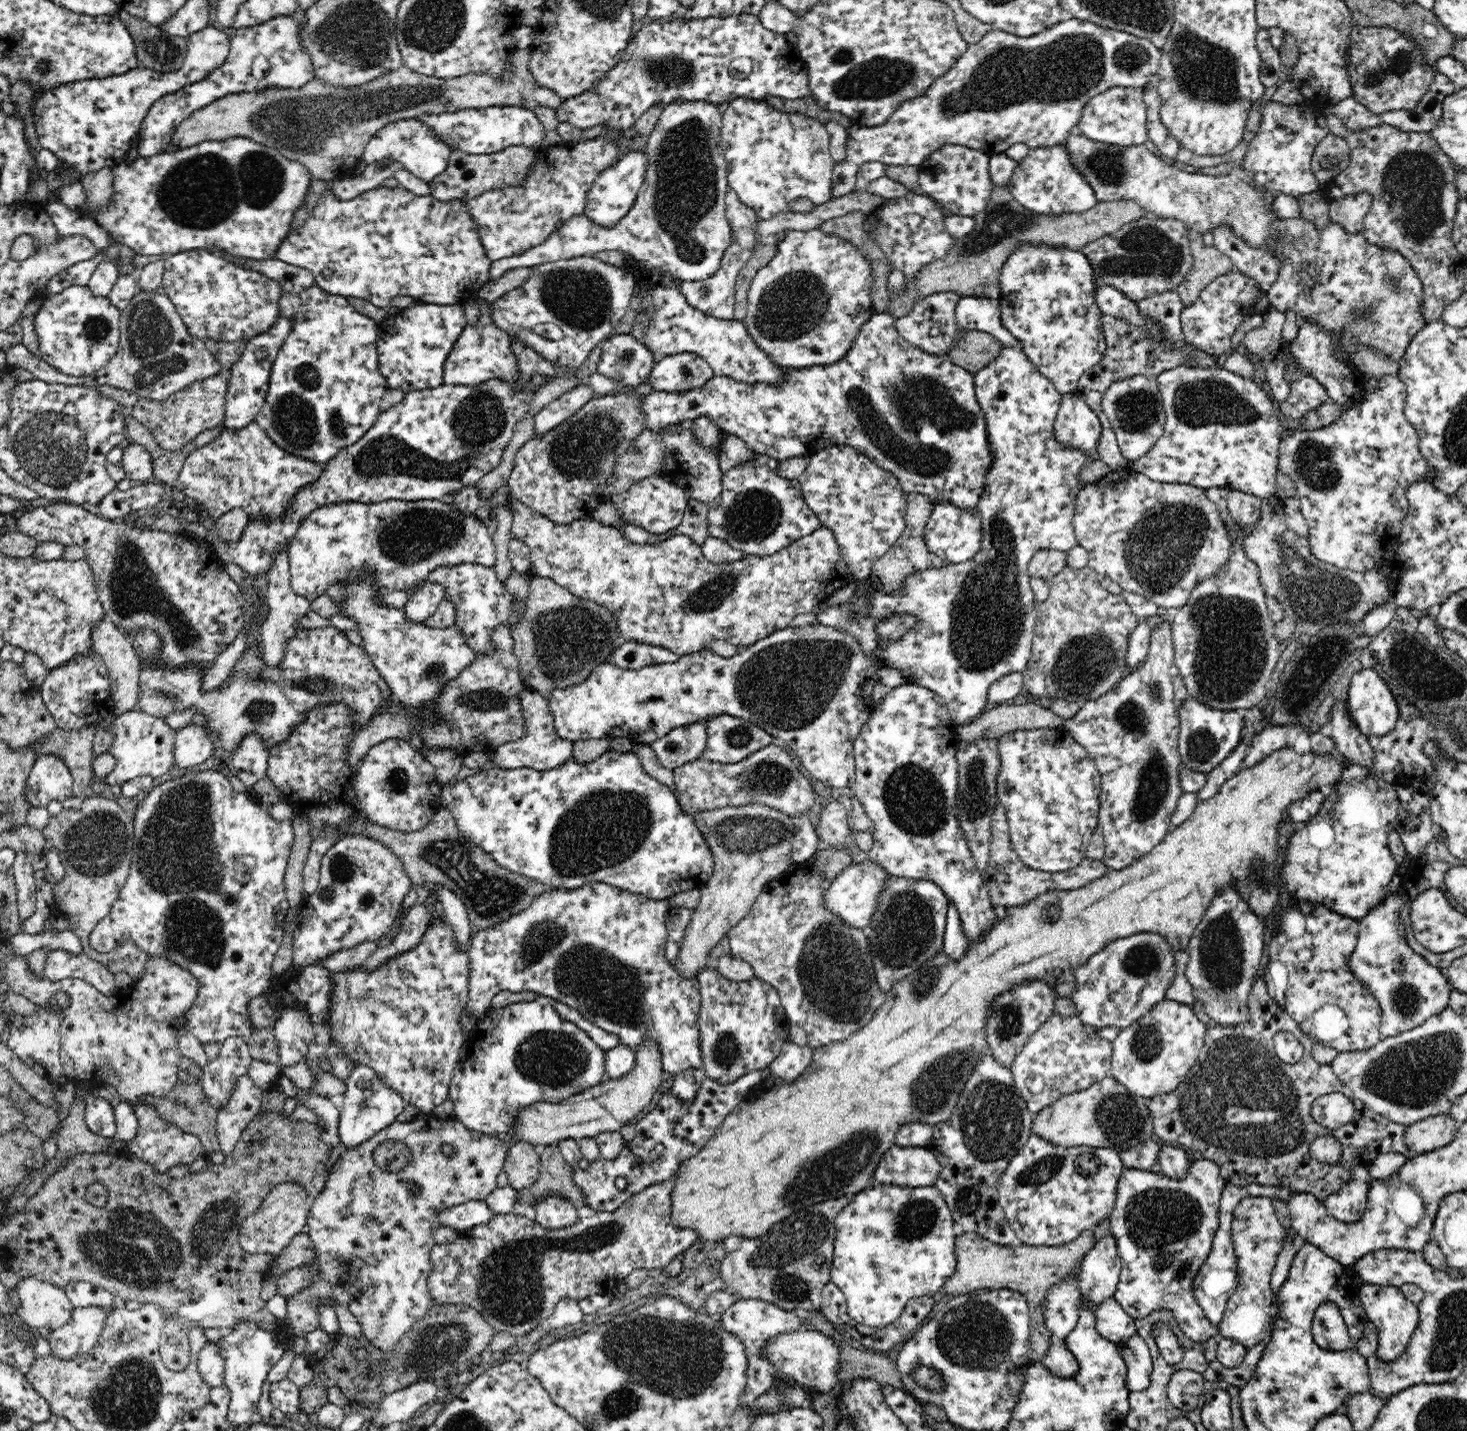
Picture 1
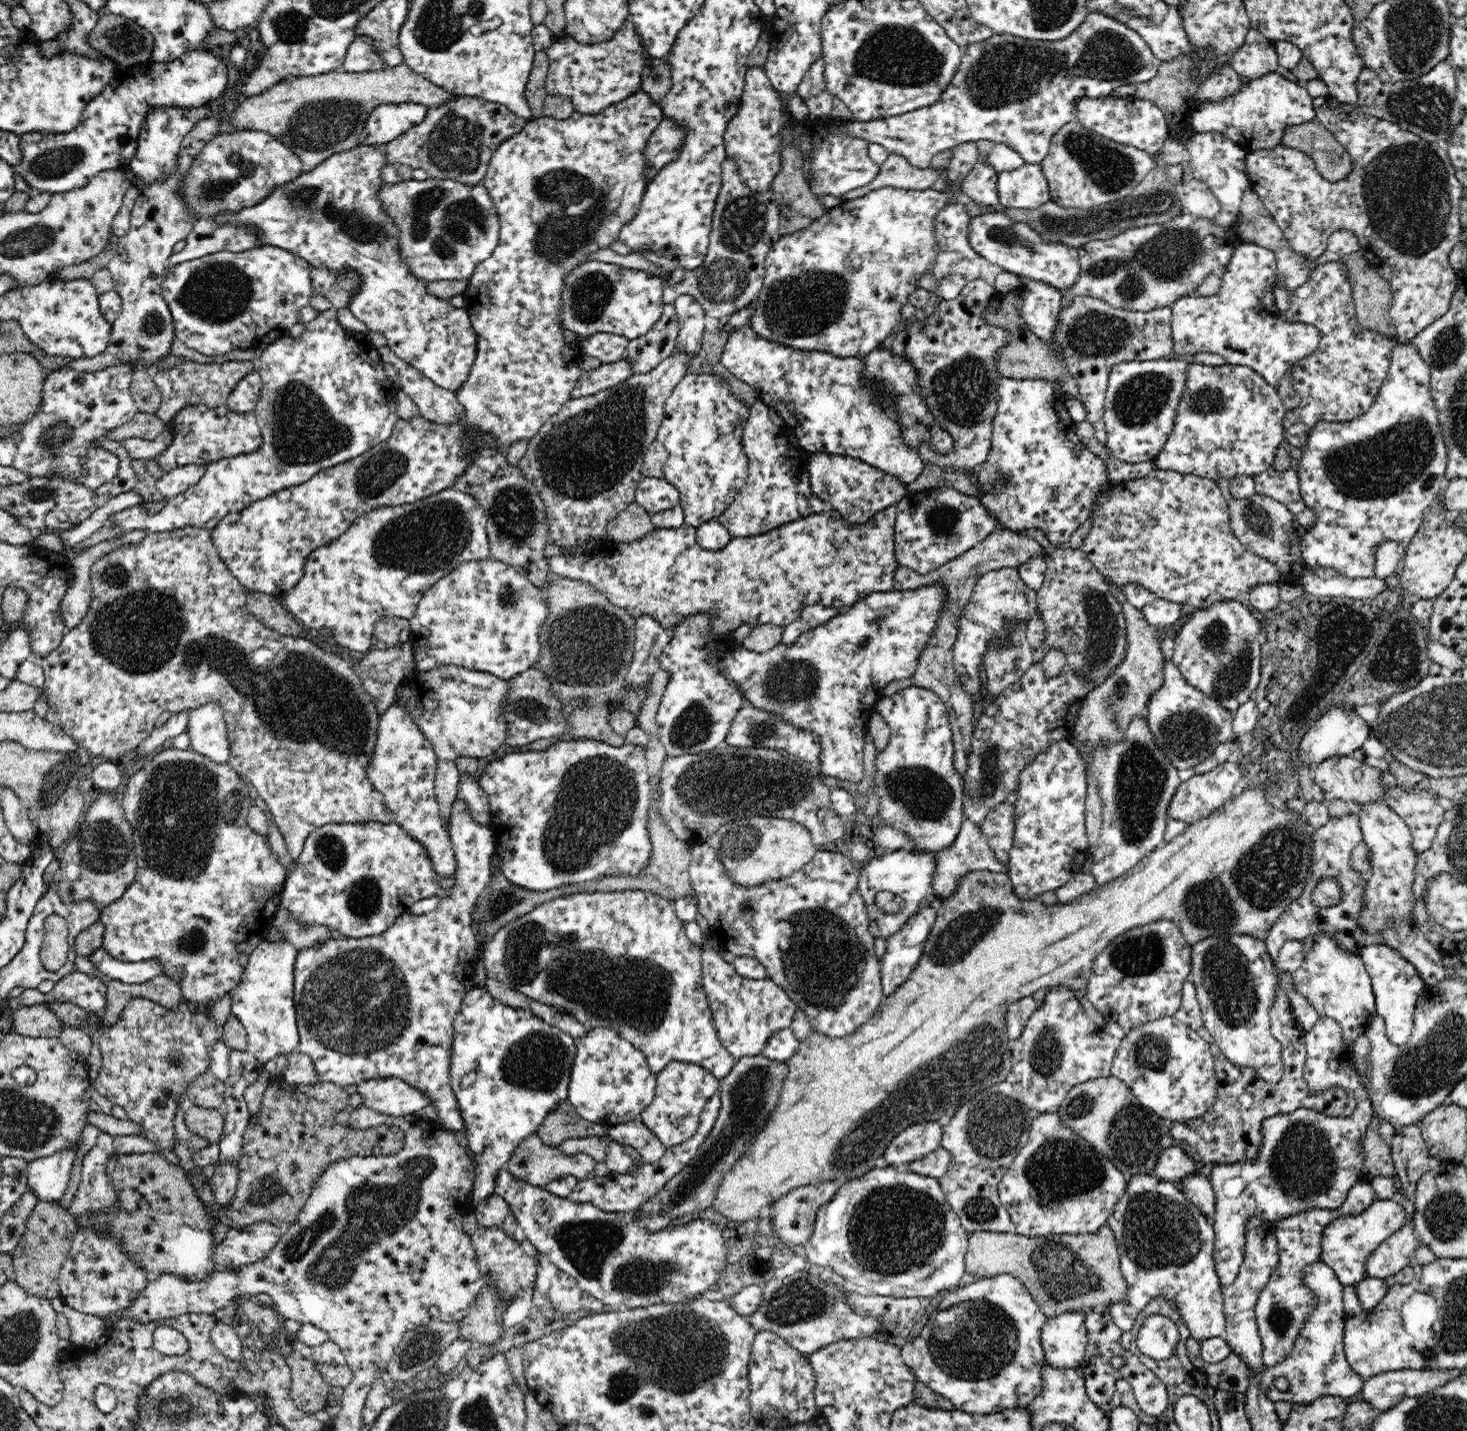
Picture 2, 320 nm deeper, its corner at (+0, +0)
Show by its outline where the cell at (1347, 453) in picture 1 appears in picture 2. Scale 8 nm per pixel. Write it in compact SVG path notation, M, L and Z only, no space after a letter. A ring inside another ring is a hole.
M1411 342L1405 345L1398 344L1393 350L1391 363L1386 378L1380 387L1380 393L1376 396L1376 402L1363 415L1346 422L1317 422L1310 429L1307 443L1303 450L1301 462L1293 466L1299 476L1299 491L1305 504L1314 509L1317 521L1311 526L1304 536L1299 550L1302 558L1308 566L1329 566L1335 568L1340 574L1346 574L1350 578L1366 578L1374 574L1374 547L1384 540L1394 540L1400 543L1408 543L1415 536L1416 530L1423 522L1428 508L1434 504L1434 500L1443 493L1450 480L1446 478L1448 451L1441 429L1439 412L1436 409L1436 401L1432 399L1431 370L1427 362L1424 362L1419 350Z

